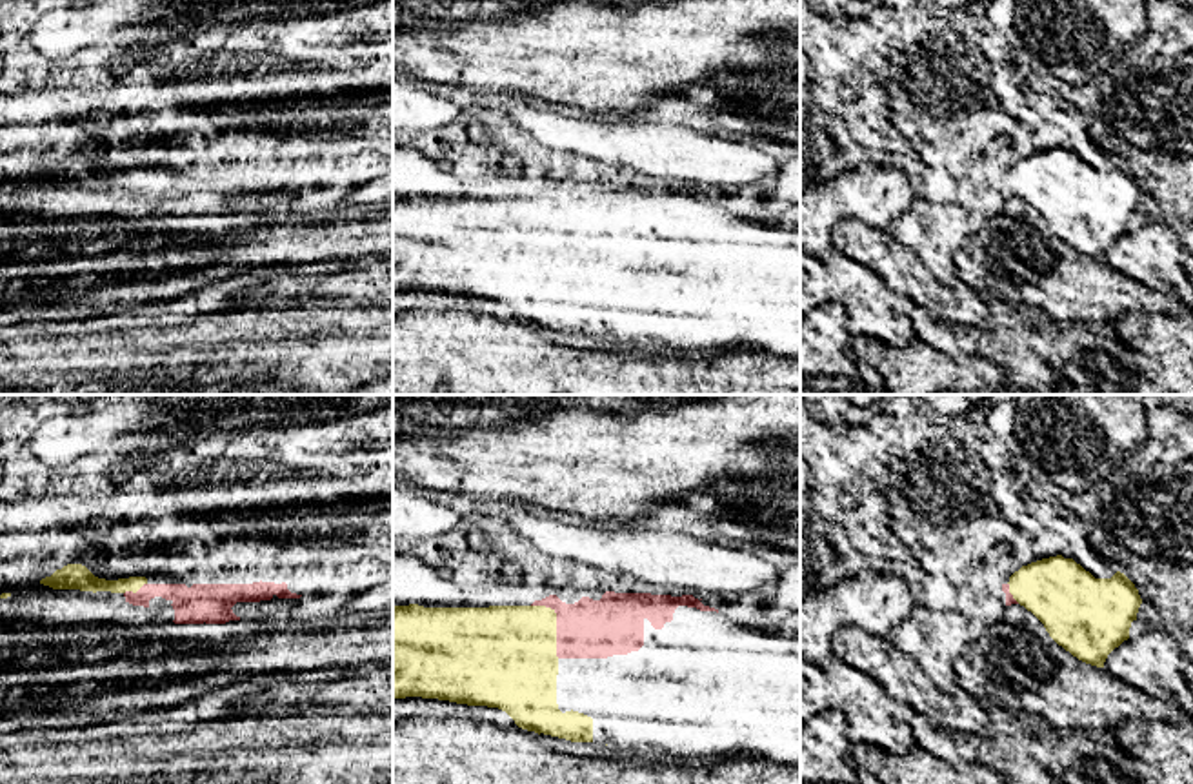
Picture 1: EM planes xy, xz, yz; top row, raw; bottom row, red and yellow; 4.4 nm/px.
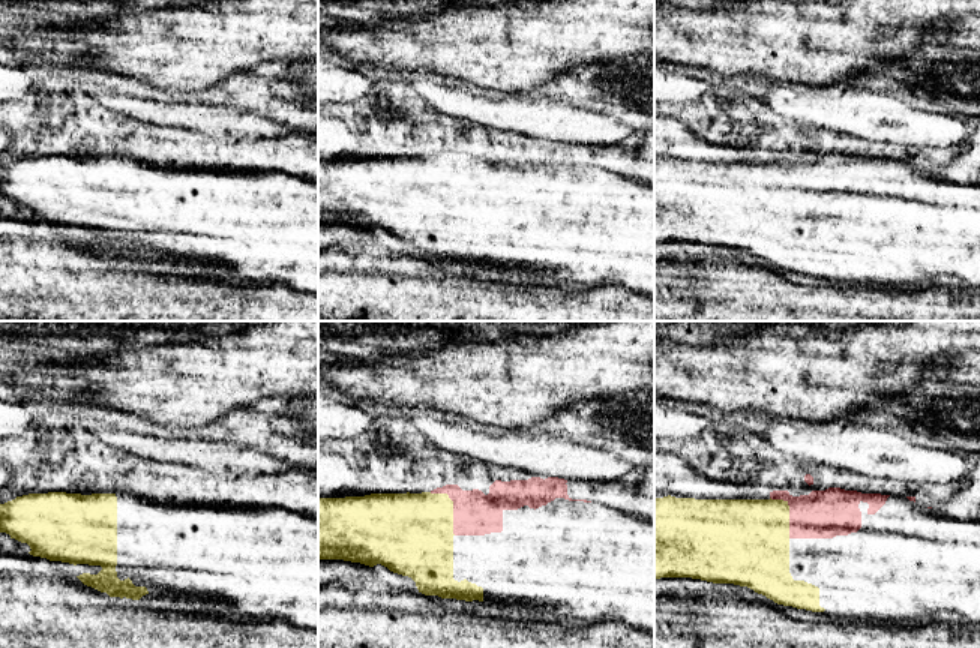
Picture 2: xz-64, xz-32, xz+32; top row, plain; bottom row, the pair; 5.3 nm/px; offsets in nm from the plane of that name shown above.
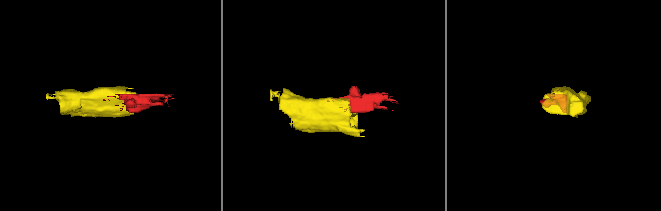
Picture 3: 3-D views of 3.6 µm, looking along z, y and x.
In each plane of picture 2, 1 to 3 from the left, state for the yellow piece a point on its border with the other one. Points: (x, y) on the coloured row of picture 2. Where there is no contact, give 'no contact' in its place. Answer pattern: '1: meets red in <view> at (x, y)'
1: no contact
2: meets red in xz-32 at (453, 506)
3: meets red in xz+32 at (790, 512)

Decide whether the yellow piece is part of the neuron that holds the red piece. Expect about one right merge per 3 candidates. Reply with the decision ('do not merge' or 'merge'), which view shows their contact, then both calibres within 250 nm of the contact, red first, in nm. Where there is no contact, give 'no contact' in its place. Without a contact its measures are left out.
merge | xz | 260/420 nm

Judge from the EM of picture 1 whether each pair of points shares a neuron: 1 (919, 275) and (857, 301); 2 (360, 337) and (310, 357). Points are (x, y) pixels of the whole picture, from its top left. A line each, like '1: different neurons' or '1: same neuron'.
1: different neurons
2: same neuron

